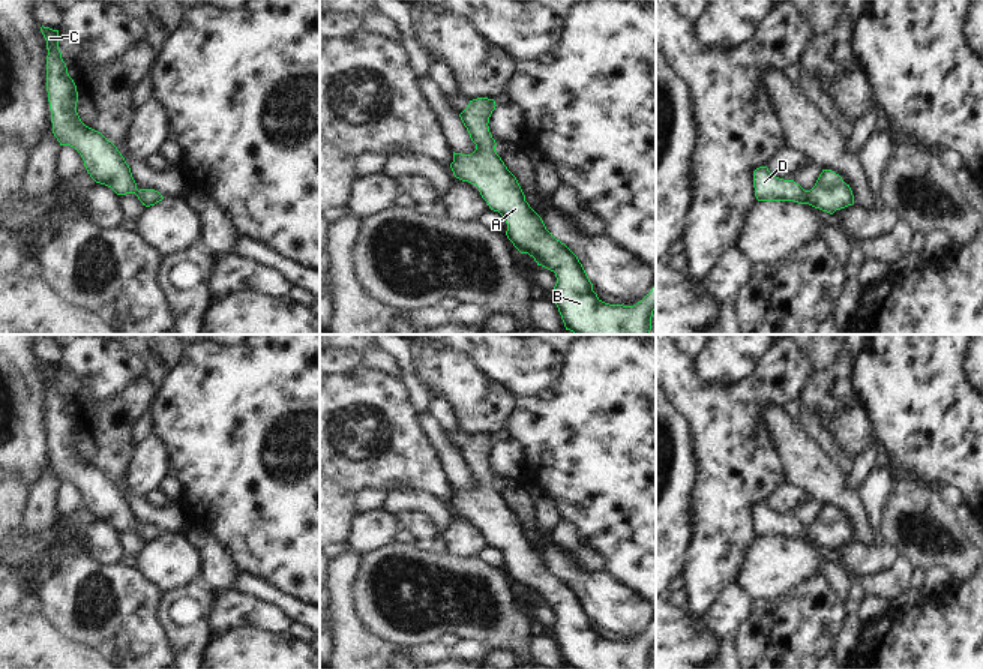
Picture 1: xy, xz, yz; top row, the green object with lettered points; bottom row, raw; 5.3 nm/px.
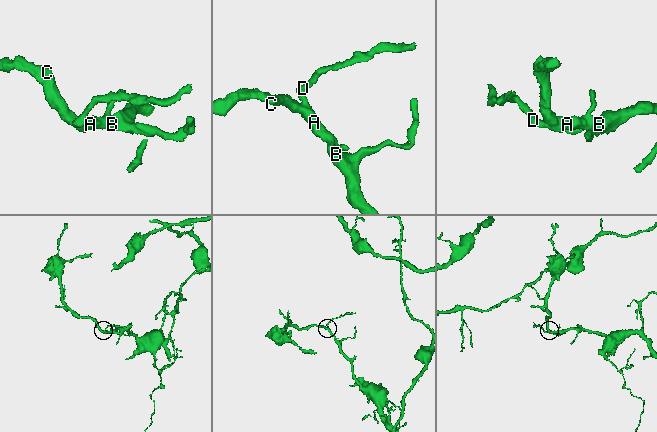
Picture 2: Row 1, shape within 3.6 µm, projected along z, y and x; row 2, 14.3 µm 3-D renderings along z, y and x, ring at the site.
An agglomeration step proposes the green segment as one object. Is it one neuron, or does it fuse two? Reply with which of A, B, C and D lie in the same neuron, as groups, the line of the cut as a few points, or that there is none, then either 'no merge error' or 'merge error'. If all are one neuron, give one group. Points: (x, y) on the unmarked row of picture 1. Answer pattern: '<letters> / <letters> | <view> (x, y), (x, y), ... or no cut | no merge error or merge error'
A B C D | no cut | no merge error

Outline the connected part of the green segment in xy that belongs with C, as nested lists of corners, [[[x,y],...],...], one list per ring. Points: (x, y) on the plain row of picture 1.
[[[41,363],[47,376],[47,428],[51,446],[53,470],[60,482],[74,483],[83,494],[90,513],[111,524],[117,531],[135,530],[143,542],[150,543],[164,532],[155,525],[137,525],[131,504],[117,483],[101,468],[86,462],[78,448],[78,428],[68,410],[59,386],[59,366]]]

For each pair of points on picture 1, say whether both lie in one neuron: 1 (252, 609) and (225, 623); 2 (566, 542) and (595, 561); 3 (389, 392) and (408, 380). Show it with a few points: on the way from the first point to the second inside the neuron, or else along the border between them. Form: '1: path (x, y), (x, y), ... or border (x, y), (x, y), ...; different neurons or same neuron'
1: path (246, 609), (239, 609), (231, 617); same neuron
2: path (574, 545), (587, 557); same neuron
3: border (401, 378), (408, 399), (419, 414); different neurons

